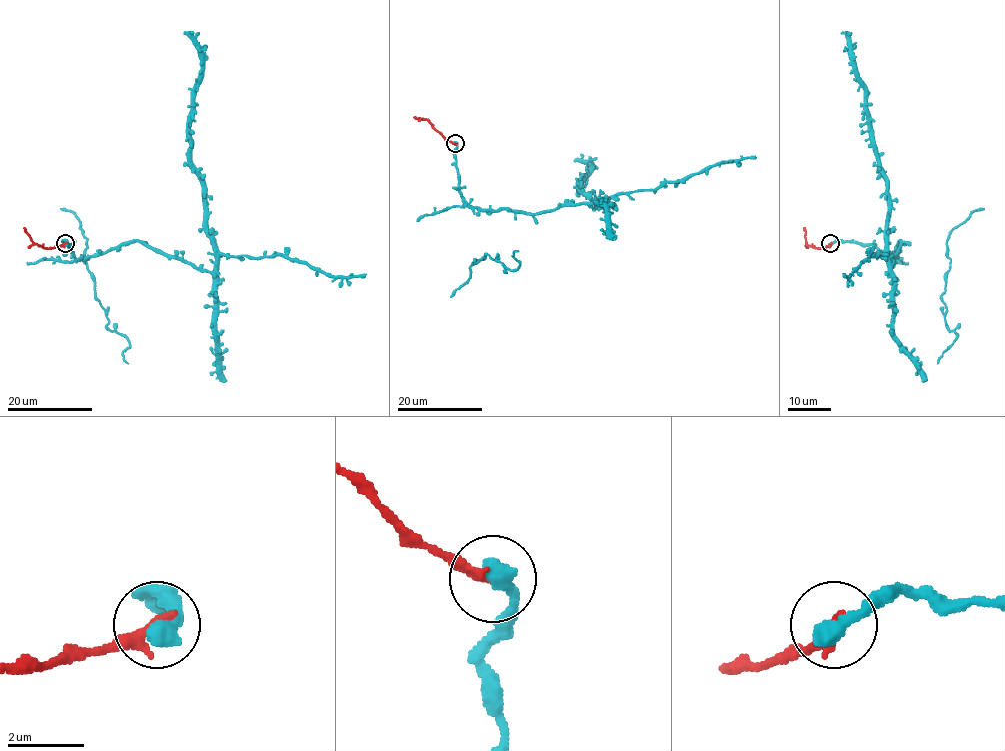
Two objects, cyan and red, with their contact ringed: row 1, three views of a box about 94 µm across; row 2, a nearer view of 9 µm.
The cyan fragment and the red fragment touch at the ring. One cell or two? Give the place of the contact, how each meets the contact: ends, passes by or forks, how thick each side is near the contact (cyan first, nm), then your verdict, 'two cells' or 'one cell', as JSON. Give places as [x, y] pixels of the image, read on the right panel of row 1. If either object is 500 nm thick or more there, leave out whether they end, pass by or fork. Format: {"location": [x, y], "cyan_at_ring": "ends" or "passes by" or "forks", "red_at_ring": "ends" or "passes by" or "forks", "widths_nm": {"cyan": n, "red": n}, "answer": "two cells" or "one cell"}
{"location": [830, 243], "widths_nm": {"cyan": 550, "red": 320}, "answer": "two cells"}

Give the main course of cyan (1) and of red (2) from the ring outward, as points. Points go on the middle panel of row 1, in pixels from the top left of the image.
1: (455, 143), (462, 200), (470, 206), (523, 213), (605, 201), (582, 191), (579, 184), (591, 166), (581, 154)
2: (455, 143), (450, 142), (429, 122), (413, 117)

